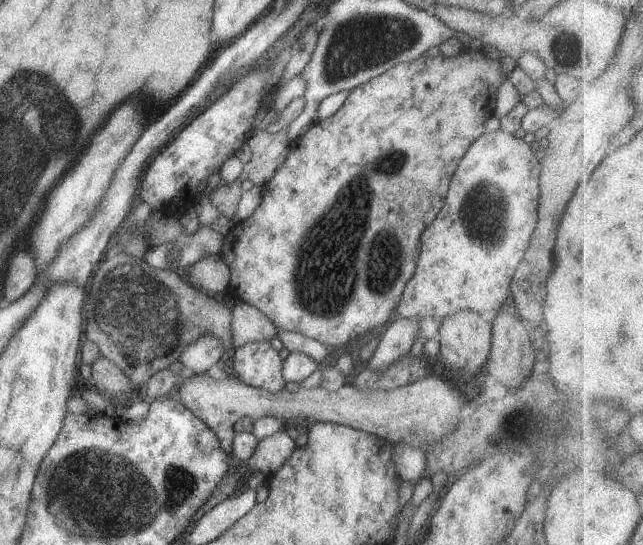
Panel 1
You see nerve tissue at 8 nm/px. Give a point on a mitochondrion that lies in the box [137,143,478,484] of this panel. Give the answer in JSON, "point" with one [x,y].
{"point":[338,254]}

